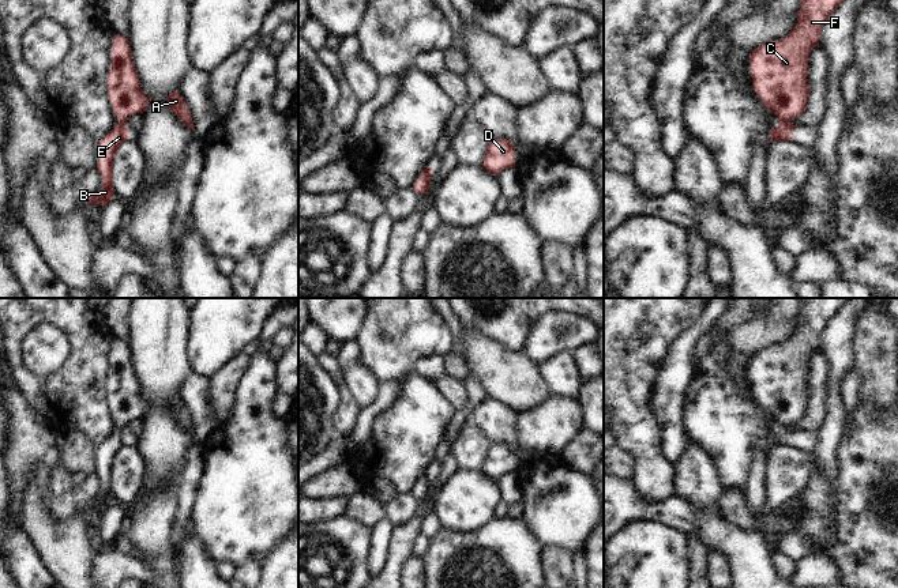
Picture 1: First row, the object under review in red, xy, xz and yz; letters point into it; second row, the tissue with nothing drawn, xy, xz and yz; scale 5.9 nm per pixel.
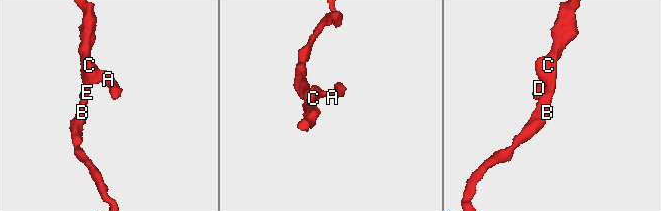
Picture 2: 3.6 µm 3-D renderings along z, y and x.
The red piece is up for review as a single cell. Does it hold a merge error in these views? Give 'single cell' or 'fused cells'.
single cell

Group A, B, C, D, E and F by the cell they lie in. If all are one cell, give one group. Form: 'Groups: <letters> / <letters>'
Groups: A B C D E F.

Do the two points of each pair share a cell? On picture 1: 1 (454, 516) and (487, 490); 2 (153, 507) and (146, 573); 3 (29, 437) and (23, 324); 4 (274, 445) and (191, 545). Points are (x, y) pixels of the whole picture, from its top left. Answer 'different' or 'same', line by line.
1: same
2: different
3: different
4: different

